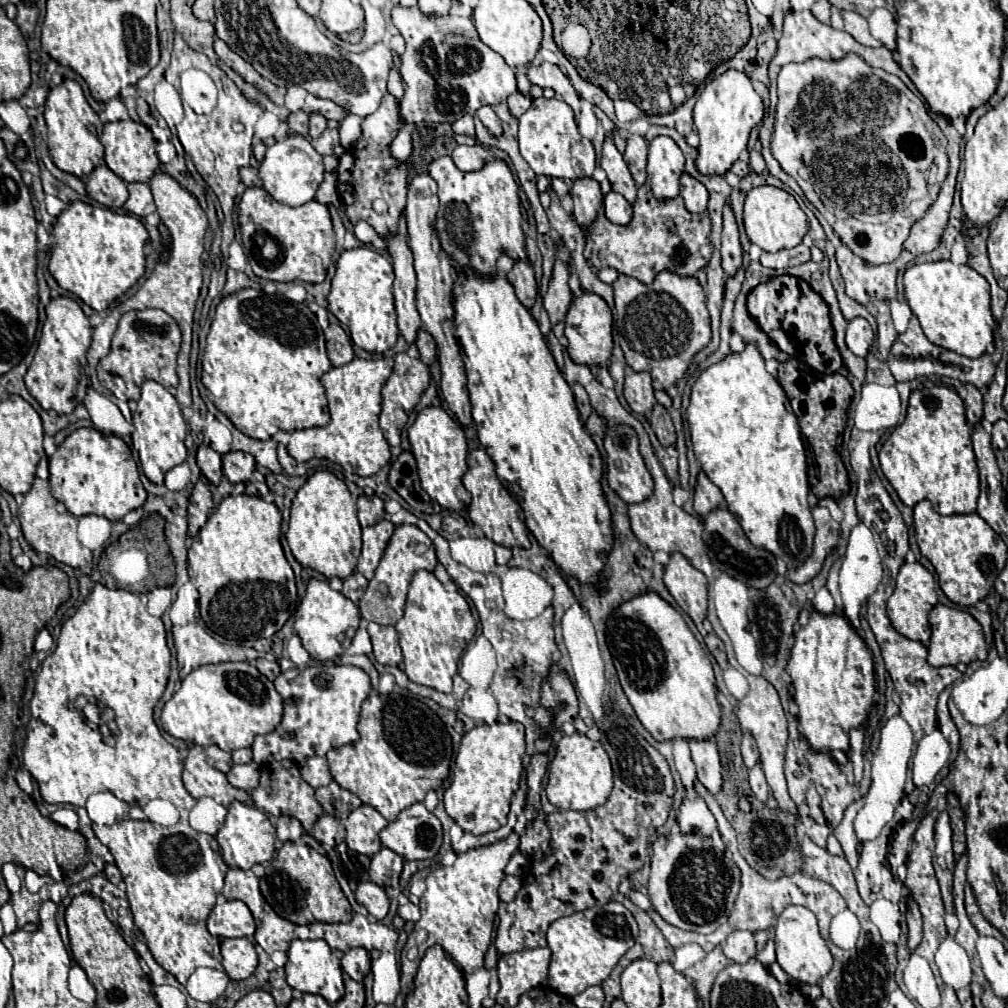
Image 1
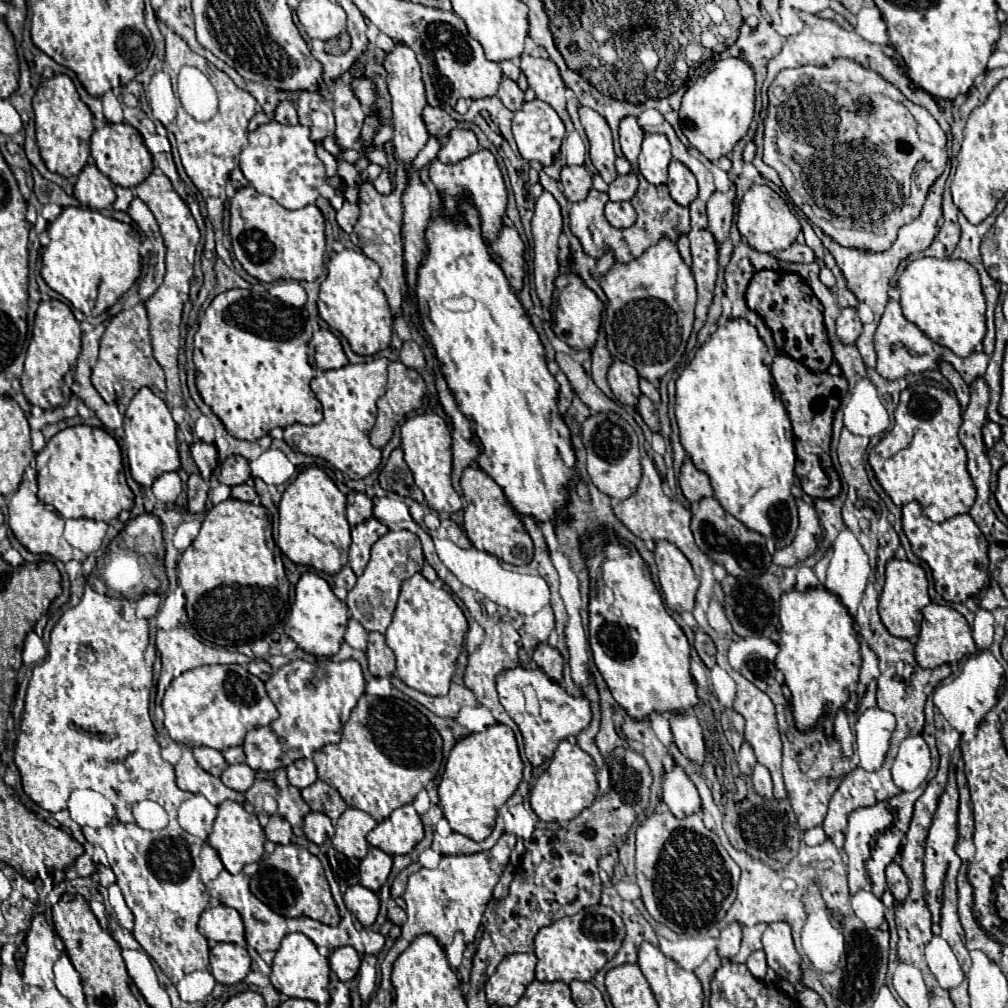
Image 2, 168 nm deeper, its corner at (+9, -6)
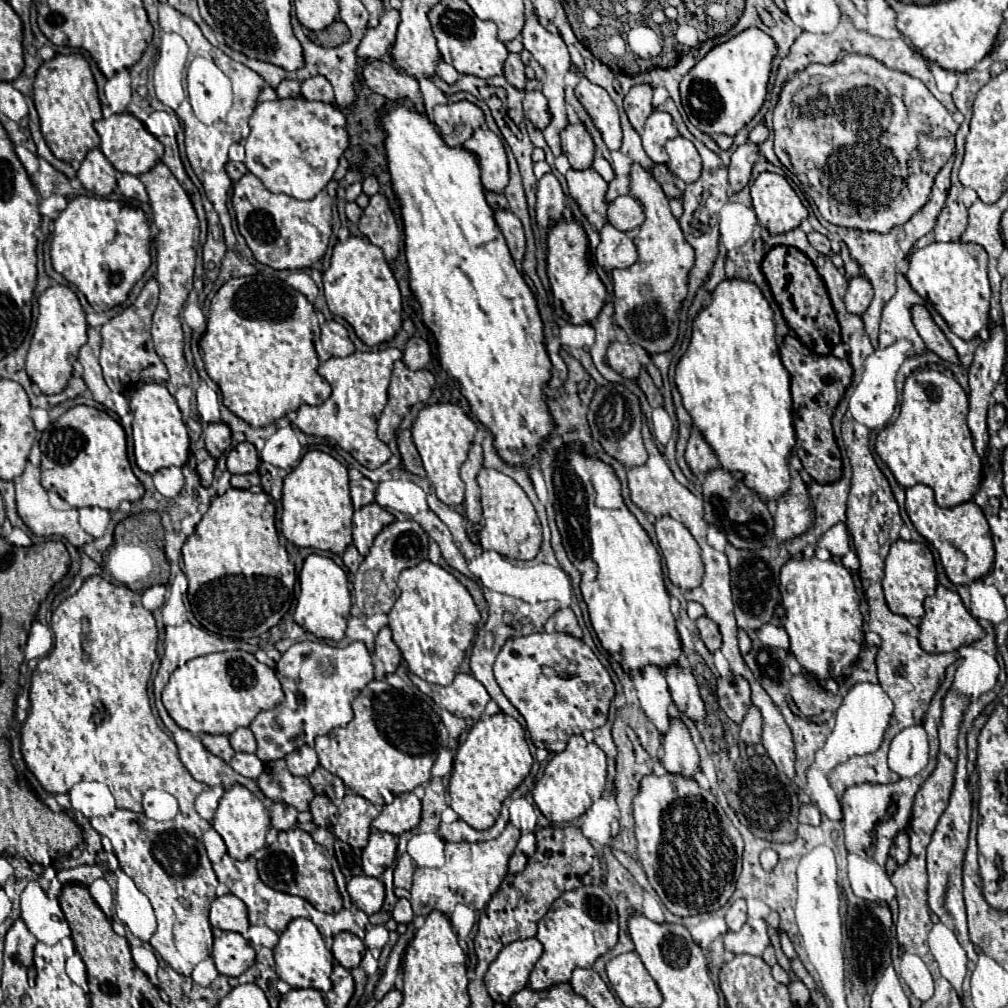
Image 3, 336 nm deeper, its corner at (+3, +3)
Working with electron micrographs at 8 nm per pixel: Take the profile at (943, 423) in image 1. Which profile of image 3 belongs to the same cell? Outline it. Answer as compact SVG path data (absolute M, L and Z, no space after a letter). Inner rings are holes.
M914 370L904 382L898 418L876 436L876 454L886 462L902 488L926 484L934 490L942 508L968 502L974 490L978 490L982 460L974 450L966 416L968 396L956 378L936 370Z

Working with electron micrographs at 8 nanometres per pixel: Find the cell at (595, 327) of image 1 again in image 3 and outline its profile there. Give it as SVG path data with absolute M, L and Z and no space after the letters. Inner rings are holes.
M564 218L550 224L546 244L548 244L546 272L548 272L548 280L552 286L554 298L562 300L562 306L564 306L566 314L570 316L572 324L592 322L600 314L600 310L606 302L606 288L592 266L590 250L588 250L588 236L586 236L582 224L578 224L576 220L568 222Z

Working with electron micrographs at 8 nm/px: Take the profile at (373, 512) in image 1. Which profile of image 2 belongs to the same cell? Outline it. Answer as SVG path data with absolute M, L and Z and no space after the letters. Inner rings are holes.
M350 493L348 495L348 523L356 527L372 517L372 501L364 493Z

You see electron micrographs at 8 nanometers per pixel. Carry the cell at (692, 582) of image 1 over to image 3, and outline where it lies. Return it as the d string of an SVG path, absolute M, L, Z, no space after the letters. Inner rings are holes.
M670 516L658 518L654 528L658 546L666 560L668 578L682 590L698 586L704 574L704 566L700 560L700 546L688 528Z

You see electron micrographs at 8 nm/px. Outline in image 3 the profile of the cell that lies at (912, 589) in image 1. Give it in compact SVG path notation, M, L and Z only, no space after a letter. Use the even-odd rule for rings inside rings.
M896 540L890 546L890 554L886 558L884 568L884 596L886 604L894 614L906 616L906 618L922 618L924 614L924 598L934 594L936 588L936 566L934 556L926 544L912 542L912 540Z

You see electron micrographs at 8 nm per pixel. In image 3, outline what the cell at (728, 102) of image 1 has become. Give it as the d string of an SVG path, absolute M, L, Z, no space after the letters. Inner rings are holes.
M746 28L730 40L716 44L680 82L682 106L688 120L710 136L736 136L736 132L746 126L764 104L774 56L776 42L758 28Z

